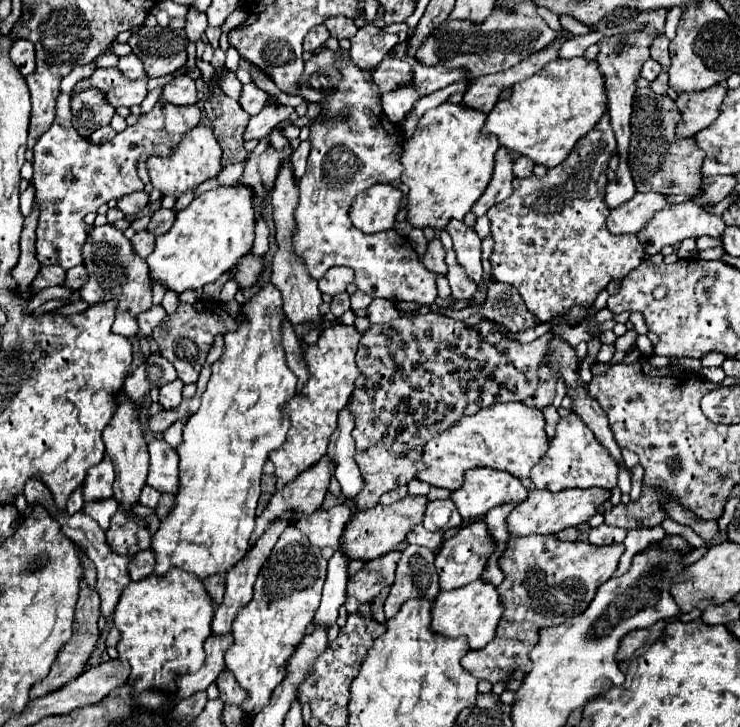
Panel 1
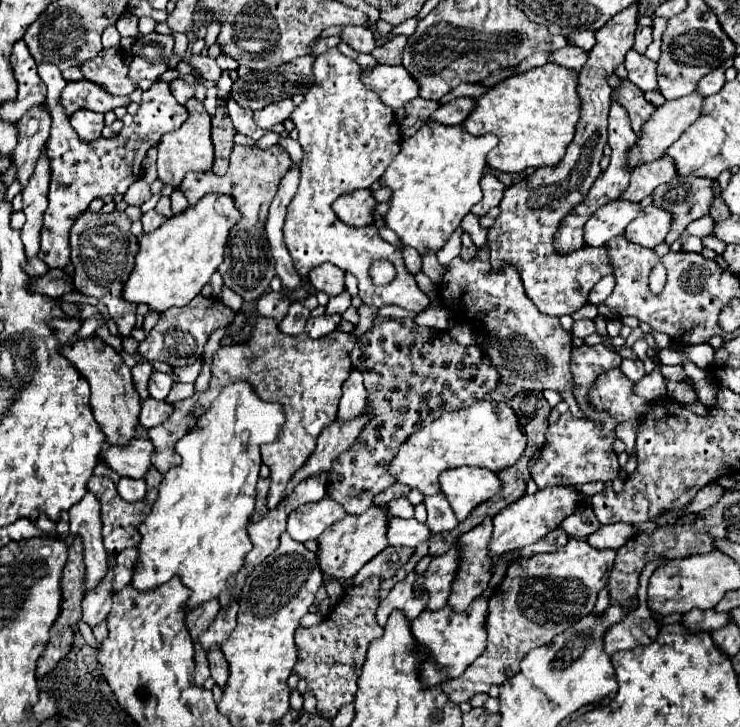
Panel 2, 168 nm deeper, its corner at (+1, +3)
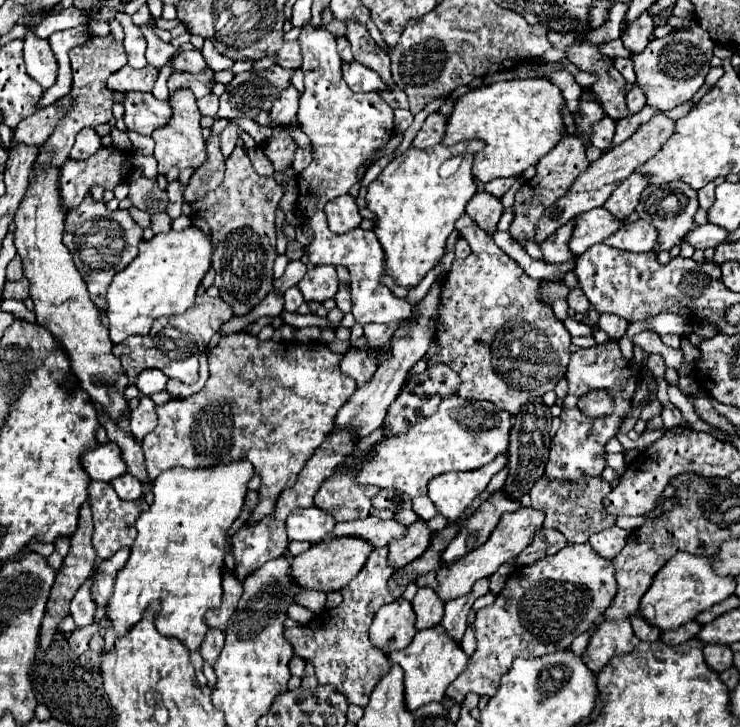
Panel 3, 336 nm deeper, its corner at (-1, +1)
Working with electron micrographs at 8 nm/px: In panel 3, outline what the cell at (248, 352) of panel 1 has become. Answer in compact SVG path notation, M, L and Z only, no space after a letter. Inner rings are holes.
M232 462L232 466L216 466L214 470L186 470L186 468L172 468L162 472L154 482L154 502L152 506L140 514L136 520L138 536L132 544L132 552L124 568L118 572L114 594L108 600L106 618L112 622L112 628L104 632L104 652L114 648L114 642L140 622L142 614L152 602L160 602L160 610L154 618L154 626L160 634L170 638L178 638L188 652L196 652L206 636L206 612L216 608L222 602L222 568L224 568L224 554L228 550L226 544L226 530L238 518L244 498L246 498L246 484L254 476L248 462Z

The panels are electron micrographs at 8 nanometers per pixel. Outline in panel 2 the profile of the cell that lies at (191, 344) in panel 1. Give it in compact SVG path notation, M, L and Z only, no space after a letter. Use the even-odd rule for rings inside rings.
M198 294L190 304L166 310L158 324L152 328L152 332L146 336L146 340L140 342L138 352L148 360L160 360L170 366L190 366L196 362L198 356L202 356L202 348L210 334L232 322L234 310L224 306L218 298L204 298Z

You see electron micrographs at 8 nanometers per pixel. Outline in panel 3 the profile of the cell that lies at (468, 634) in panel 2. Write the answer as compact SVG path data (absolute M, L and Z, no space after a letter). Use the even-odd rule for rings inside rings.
M434 626L430 630L420 630L408 648L390 654L390 662L398 664L404 670L404 704L406 710L416 710L430 702L440 702L446 694L450 682L458 678L458 674L466 668L468 656L462 648L442 630L442 626Z

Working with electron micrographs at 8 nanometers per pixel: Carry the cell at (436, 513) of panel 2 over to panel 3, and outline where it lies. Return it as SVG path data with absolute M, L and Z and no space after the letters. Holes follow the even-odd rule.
M428 496L412 498L412 510L414 510L414 512L418 514L418 518L422 518L422 520L430 520L430 518L434 518L434 516L438 514Z

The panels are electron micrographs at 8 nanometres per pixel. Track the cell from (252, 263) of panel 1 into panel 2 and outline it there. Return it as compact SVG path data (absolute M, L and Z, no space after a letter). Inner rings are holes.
M280 144L266 150L260 150L256 146L234 146L230 156L230 168L224 176L218 176L214 172L202 172L202 174L192 172L184 176L184 182L178 188L188 198L190 204L196 204L208 192L218 192L218 194L230 194L236 200L236 206L240 206L242 220L230 232L228 248L224 252L224 262L220 264L218 272L224 278L224 286L228 286L248 302L258 300L264 292L268 292L270 280L276 276L272 252L268 248L268 238L264 236L264 222L268 216L270 202L276 194L278 182L282 180L282 176L288 172L290 166L292 166L290 154Z

